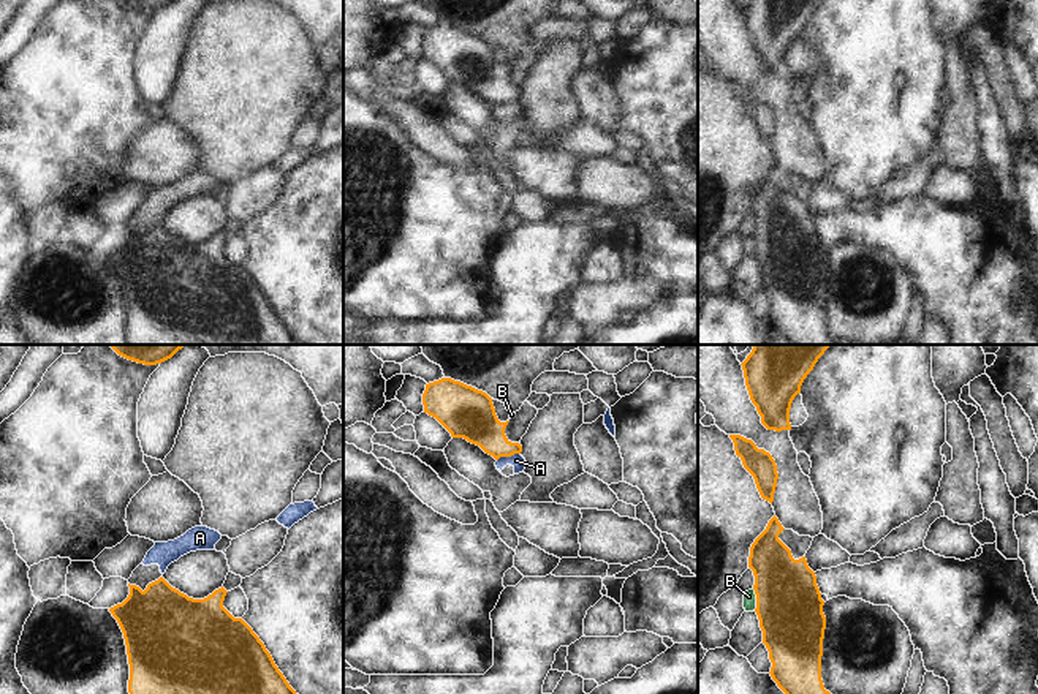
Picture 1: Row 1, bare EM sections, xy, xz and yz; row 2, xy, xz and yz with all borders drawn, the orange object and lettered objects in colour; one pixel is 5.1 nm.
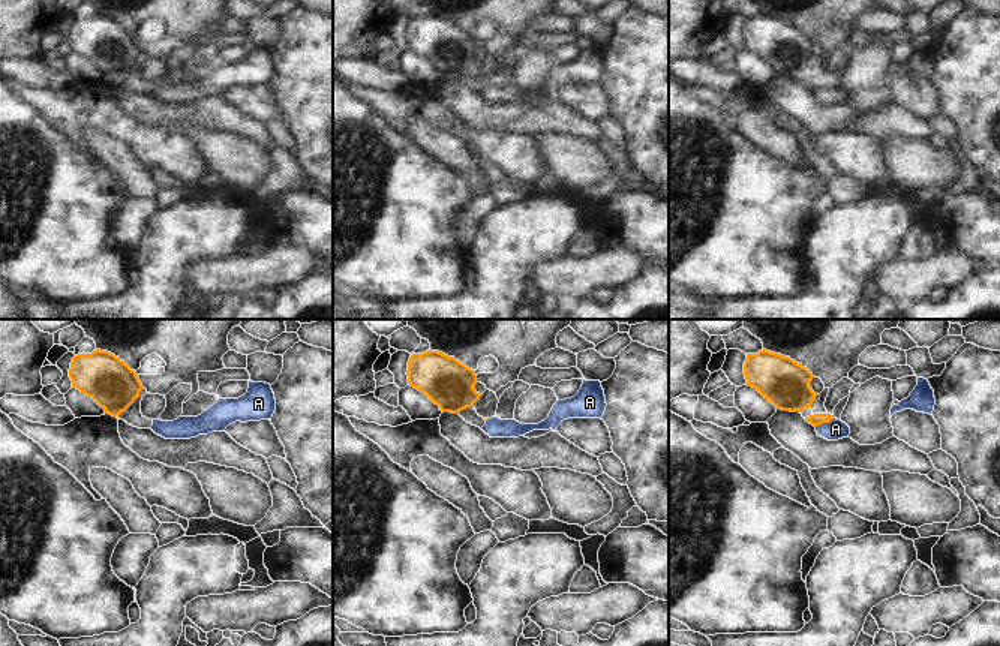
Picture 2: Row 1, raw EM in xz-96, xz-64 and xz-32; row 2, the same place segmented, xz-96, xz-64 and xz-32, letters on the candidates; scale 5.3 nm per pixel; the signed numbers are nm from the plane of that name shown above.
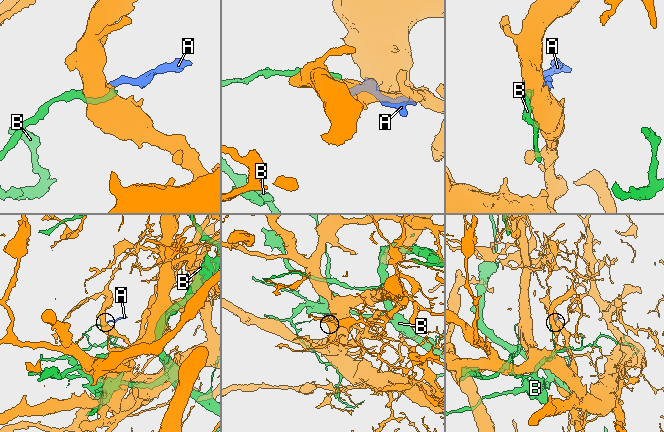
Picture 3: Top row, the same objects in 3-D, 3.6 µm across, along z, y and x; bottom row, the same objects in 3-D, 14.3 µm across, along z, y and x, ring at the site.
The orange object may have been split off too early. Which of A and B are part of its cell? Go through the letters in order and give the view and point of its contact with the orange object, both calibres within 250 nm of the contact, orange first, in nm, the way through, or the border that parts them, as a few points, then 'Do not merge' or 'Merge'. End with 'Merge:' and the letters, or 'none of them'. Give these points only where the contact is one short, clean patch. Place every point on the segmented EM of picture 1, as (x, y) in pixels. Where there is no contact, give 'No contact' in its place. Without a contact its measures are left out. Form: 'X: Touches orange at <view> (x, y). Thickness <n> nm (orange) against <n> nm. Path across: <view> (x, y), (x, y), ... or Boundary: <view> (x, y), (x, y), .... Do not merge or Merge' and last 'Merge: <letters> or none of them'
A: Touches orange at xz (508, 456). Thickness 220 nm (orange) against 70 nm. Boundary: xz (519, 452), (497, 460). Do not merge
B: Touches orange at yz (757, 599). Thickness 340 nm (orange) against 60 nm. Do not merge
Merge: none of them

